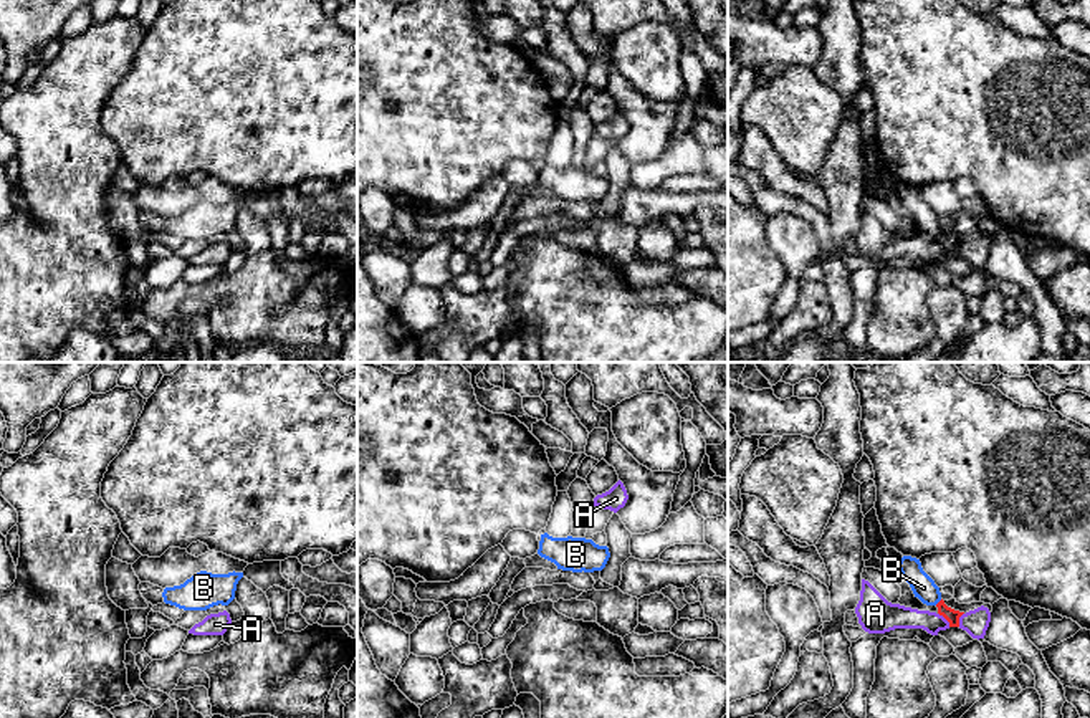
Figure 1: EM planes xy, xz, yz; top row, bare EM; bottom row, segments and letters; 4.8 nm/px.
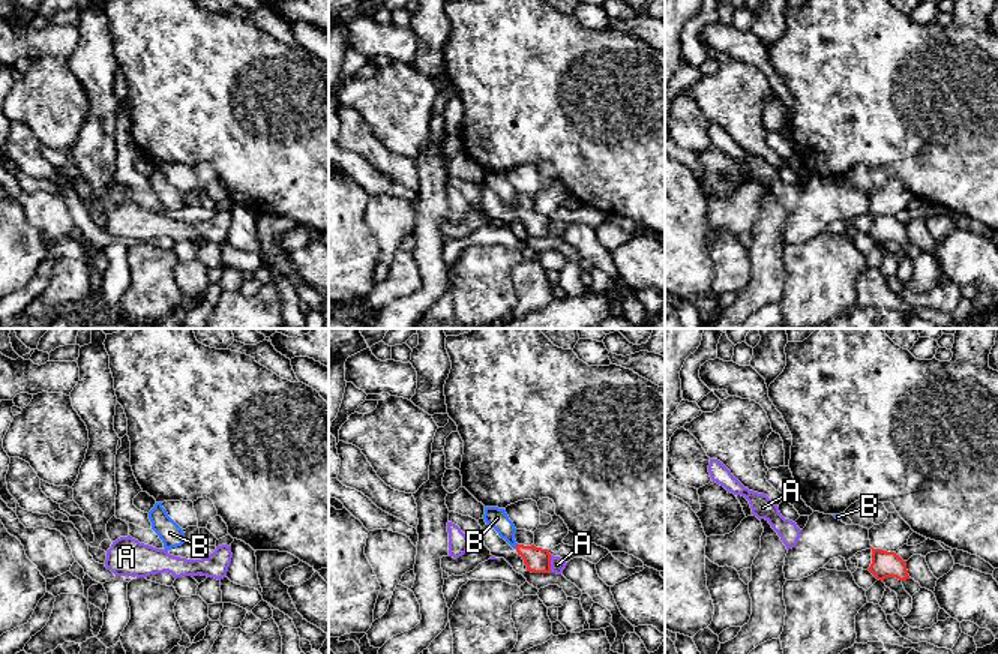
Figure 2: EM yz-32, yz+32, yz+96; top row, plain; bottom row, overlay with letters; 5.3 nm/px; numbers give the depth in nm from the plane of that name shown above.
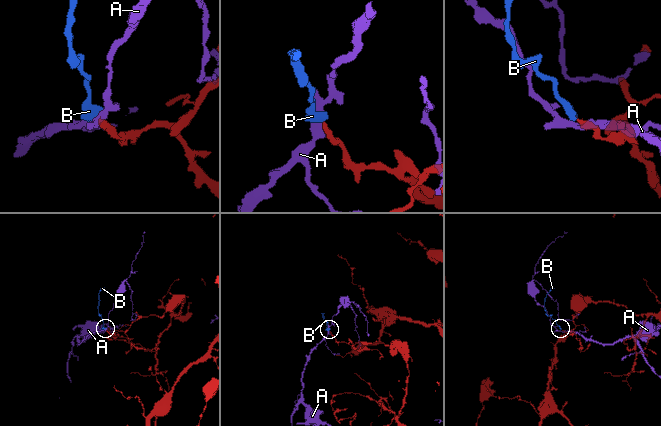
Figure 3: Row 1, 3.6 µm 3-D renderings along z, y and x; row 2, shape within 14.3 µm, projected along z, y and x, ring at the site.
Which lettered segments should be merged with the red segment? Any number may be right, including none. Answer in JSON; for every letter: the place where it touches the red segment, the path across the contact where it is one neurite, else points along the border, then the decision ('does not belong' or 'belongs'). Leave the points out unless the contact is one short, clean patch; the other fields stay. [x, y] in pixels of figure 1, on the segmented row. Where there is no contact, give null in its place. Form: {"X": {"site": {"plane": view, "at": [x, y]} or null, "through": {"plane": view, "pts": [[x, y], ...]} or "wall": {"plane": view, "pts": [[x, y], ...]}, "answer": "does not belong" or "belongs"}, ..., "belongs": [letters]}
{"A": {"site": {"plane": "yz", "at": [945, 617]}, "answer": "does not belong"}, "B": {"site": {"plane": "yz", "at": [940, 601]}, "through": {"plane": "yz", "pts": [[951, 616], [940, 601], [923, 588]]}, "answer": "belongs"}, "belongs": ["B"]}

